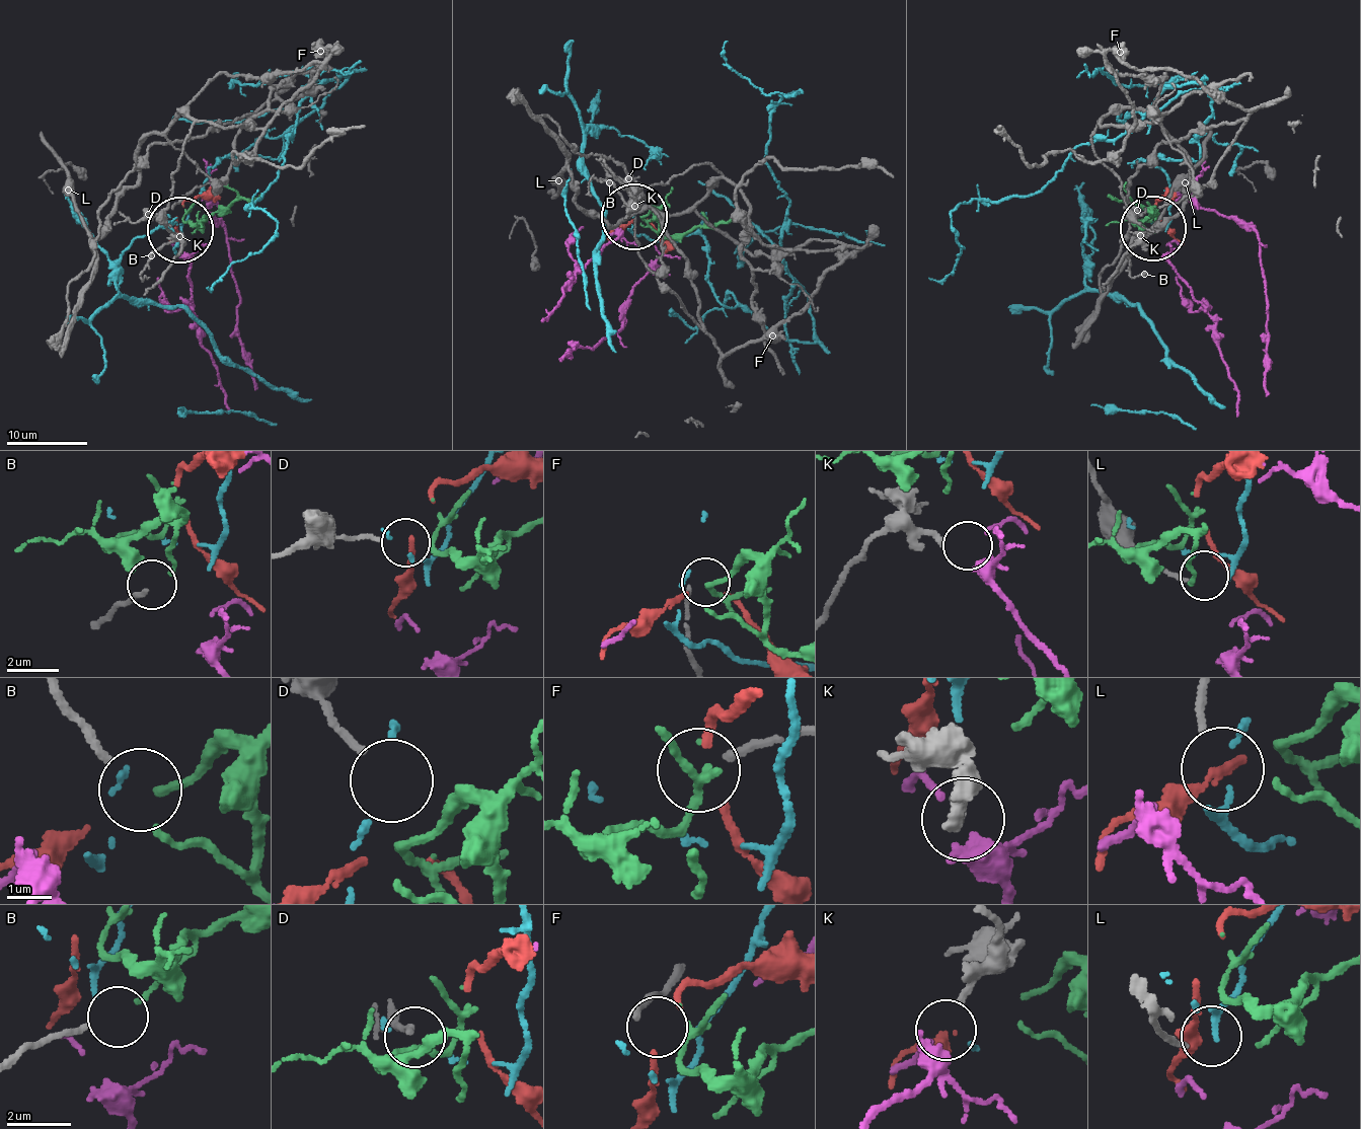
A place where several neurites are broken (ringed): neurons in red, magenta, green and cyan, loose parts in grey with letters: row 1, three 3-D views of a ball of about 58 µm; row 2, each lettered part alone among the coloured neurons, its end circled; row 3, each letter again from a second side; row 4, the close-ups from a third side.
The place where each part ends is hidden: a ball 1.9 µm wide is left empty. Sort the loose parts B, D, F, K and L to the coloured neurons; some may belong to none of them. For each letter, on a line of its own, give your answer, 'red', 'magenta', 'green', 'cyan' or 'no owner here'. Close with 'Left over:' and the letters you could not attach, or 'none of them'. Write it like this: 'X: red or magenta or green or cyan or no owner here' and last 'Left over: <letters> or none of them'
B: green
D: no owner here
F: red
K: magenta
L: no owner here
Left over: D, L

